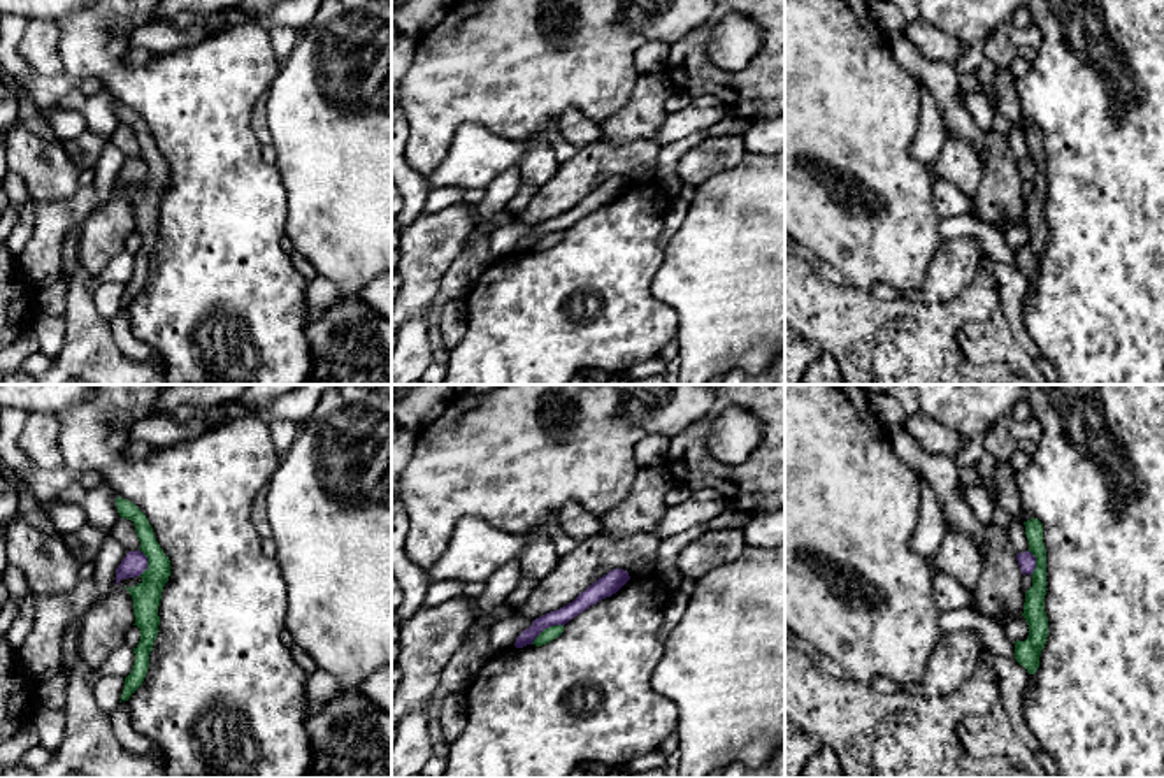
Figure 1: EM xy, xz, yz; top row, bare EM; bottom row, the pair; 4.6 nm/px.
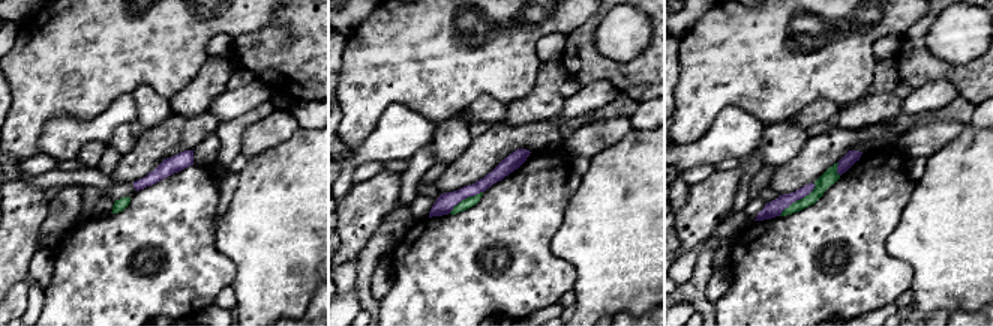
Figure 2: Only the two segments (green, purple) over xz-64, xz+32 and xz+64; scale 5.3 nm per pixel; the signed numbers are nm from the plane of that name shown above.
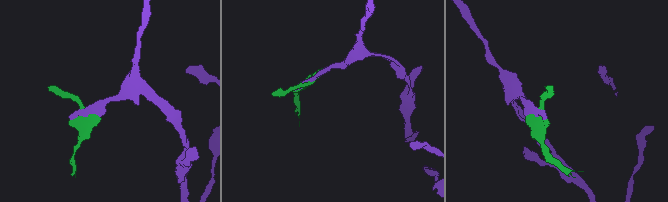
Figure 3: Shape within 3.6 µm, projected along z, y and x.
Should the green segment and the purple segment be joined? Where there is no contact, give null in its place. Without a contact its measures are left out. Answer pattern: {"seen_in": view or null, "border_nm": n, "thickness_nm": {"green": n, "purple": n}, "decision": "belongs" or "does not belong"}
{"seen_in": "xz", "border_nm": 180, "thickness_nm": {"green": 70, "purple": 80}, "decision": "does not belong"}

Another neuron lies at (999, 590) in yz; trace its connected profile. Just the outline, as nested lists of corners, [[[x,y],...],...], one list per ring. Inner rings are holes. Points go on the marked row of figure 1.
[[[994,523],[985,525],[980,557],[981,569],[973,588],[980,611],[994,622],[1001,615],[1022,616],[1025,602],[1024,574],[1008,534]]]

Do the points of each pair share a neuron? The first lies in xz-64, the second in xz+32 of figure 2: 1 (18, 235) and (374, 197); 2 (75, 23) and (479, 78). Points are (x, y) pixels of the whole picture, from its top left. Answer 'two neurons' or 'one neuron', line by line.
1: one neuron
2: one neuron

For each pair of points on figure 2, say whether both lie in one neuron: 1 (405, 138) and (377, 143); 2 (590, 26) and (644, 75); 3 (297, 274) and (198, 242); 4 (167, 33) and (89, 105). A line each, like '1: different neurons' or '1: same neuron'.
1: same neuron
2: same neuron
3: different neurons
4: same neuron

